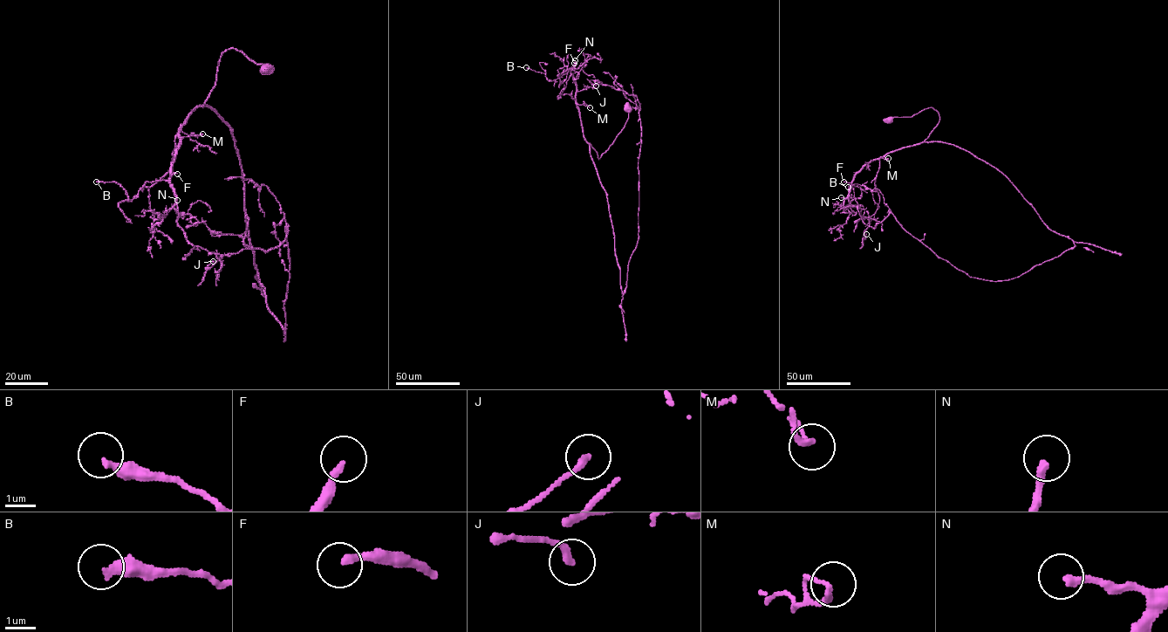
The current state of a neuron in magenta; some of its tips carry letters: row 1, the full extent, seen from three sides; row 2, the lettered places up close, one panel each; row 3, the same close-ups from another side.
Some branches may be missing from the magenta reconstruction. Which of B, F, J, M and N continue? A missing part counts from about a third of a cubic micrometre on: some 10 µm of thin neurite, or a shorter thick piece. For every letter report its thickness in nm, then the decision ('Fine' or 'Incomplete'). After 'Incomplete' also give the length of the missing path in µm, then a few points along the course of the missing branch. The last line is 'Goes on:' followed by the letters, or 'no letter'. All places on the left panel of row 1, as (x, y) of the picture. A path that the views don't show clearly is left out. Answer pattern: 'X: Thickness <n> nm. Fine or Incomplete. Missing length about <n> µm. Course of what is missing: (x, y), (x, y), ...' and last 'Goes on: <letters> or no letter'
B: Thickness 340 nm. Fine
F: Thickness 240 nm. Incomplete. Missing length about 15 µm
J: Thickness 240 nm. Fine
M: Thickness 240 nm. Fine
N: Thickness 240 nm. Incomplete. Missing length about 10 µm
Goes on: F, N

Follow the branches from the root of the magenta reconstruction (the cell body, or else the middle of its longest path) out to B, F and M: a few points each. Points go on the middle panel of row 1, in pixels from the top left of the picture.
B: (627, 108), (624, 127), (598, 159), (584, 136), (570, 72), (549, 81), (545, 73), (526, 67)
F: (627, 108), (628, 119), (624, 127), (598, 159), (584, 136), (576, 103), (576, 84), (571, 73), (574, 63)
M: (627, 108), (628, 119), (624, 127), (598, 159), (584, 136), (577, 105), (585, 104), (590, 107)

